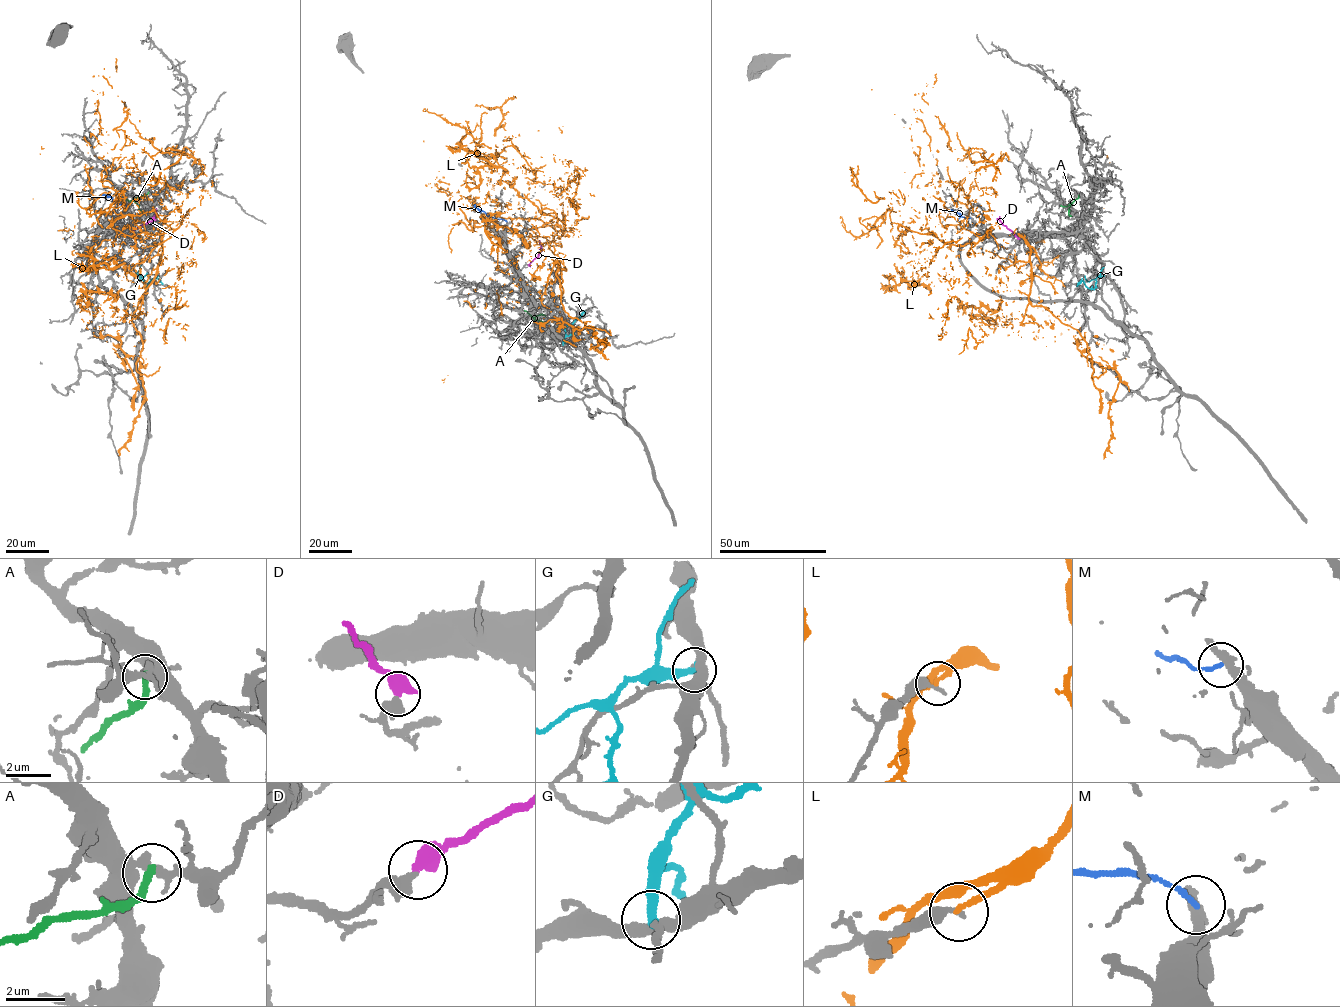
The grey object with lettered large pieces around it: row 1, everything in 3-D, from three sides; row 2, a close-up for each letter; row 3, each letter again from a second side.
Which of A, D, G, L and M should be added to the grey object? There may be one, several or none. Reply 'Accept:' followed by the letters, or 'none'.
Accept: D

